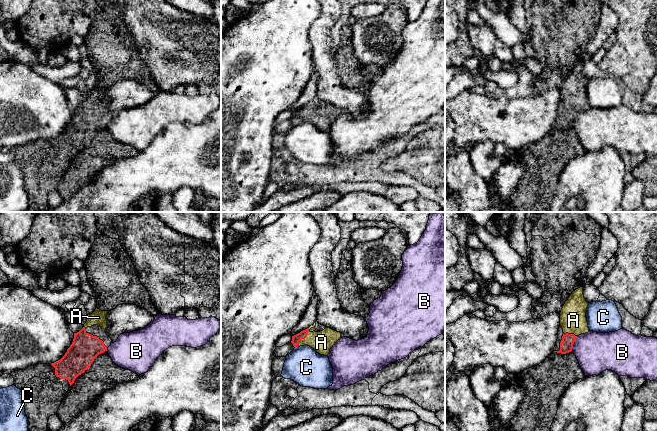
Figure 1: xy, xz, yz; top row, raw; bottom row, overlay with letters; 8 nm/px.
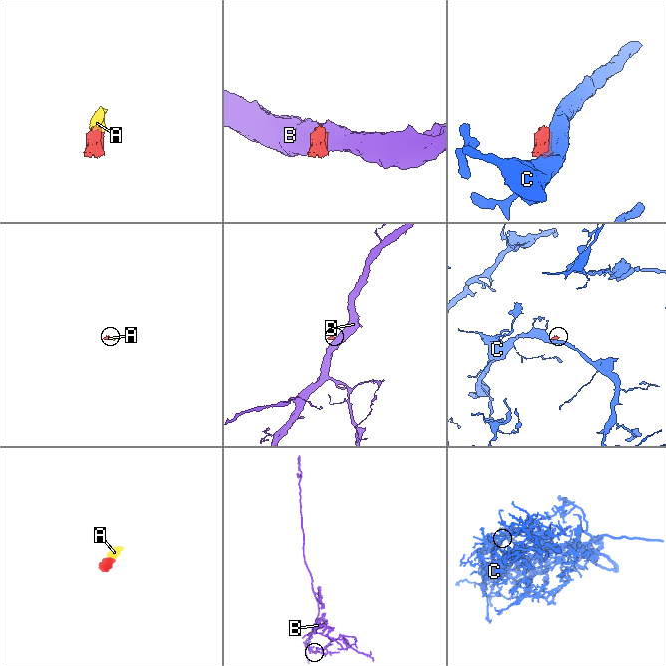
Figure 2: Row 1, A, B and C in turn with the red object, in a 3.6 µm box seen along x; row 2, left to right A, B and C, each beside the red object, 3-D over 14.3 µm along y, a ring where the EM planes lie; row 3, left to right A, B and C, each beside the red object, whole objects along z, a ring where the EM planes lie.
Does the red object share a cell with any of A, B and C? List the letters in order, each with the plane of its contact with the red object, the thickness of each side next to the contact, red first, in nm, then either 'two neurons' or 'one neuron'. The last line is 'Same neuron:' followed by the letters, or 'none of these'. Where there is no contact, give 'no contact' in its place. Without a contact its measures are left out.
A: meets red in xz; 70 nm thick on the red side, 170 nm on the other; one neuron
B: meets red in yz; 110 nm thick on the red side, 320 nm on the other; two neurons
C: meets red in xz; 70 nm thick on the red side, 300 nm on the other; two neurons
Same neuron: A

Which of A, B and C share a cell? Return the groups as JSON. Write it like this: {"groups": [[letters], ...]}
{"groups": [["A"], ["B"], ["C"]]}

